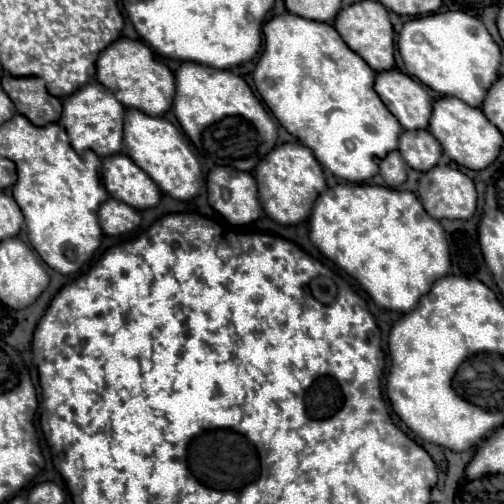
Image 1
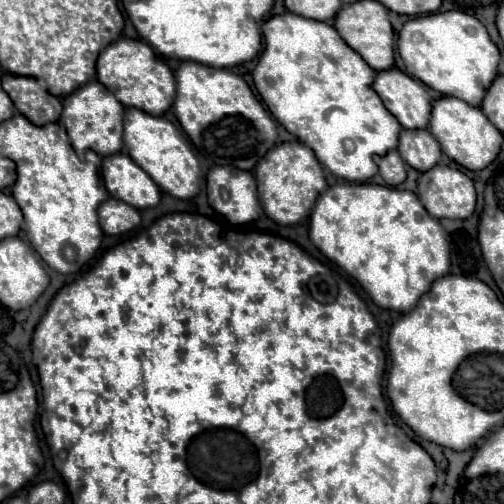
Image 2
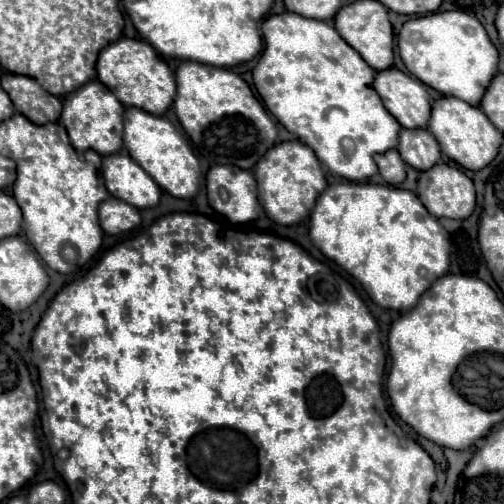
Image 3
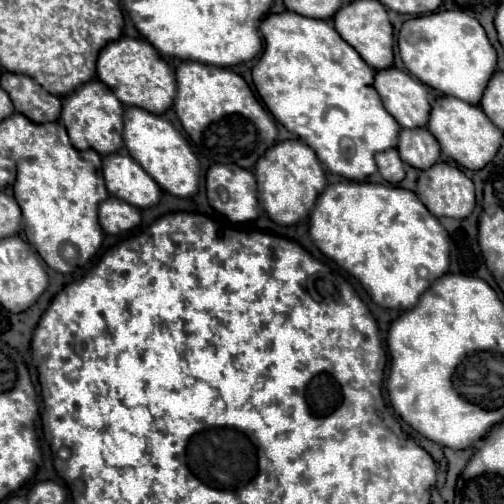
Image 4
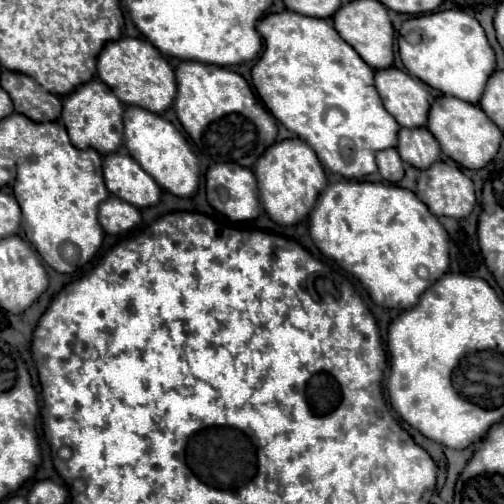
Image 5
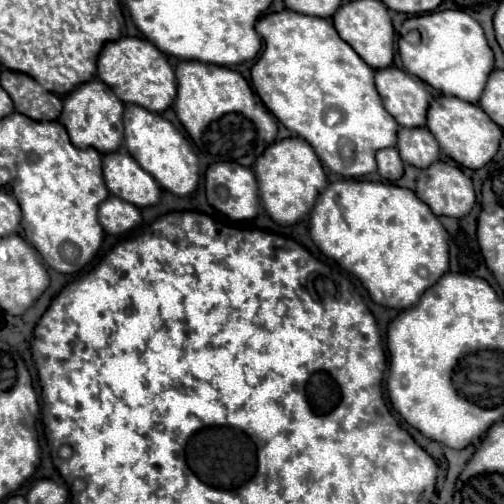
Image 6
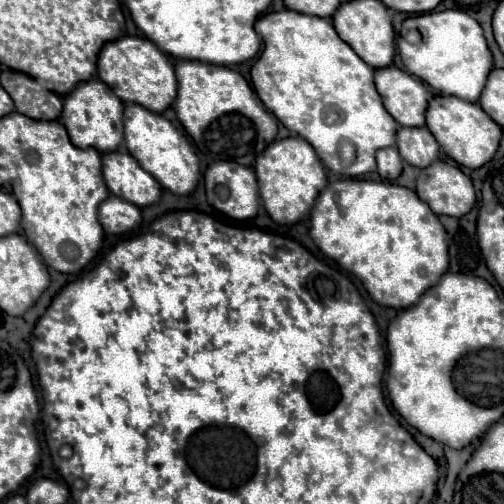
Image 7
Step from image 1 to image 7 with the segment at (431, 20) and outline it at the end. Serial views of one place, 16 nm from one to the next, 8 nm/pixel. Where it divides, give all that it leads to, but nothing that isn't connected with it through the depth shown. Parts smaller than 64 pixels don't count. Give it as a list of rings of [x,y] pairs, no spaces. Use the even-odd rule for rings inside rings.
[[[460,10],[426,12],[406,18],[398,34],[398,52],[410,74],[418,76],[422,82],[430,84],[442,94],[468,102],[478,102],[488,72],[494,66],[480,24]]]

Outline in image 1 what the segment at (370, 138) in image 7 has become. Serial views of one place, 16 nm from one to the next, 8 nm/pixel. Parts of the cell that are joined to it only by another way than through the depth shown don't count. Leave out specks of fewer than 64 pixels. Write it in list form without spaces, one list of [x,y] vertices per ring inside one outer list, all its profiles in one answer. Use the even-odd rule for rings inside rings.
[[[284,12],[270,18],[264,26],[264,52],[252,72],[256,90],[272,116],[304,146],[308,146],[316,160],[328,168],[334,176],[348,182],[364,182],[378,174],[374,158],[384,158],[390,150],[398,148],[398,136],[402,132],[400,122],[384,108],[380,96],[376,96],[372,84],[376,72],[352,50],[336,28],[326,22],[306,20],[302,16]]]

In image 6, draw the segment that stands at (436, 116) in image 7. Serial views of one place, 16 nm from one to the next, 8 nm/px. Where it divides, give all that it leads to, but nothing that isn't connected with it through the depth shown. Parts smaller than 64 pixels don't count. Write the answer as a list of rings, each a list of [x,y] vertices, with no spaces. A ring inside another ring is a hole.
[[[436,96],[430,102],[426,118],[428,118],[426,128],[436,136],[440,150],[452,160],[456,160],[460,166],[466,166],[472,170],[482,168],[498,152],[502,128],[496,122],[492,122],[490,116],[478,104],[460,100],[456,96]]]

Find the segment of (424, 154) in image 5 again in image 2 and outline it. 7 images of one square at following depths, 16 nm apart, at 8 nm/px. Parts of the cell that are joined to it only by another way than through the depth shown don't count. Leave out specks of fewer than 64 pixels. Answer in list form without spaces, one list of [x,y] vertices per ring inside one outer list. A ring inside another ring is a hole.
[[[424,128],[402,130],[398,152],[408,166],[420,172],[426,172],[428,168],[432,168],[440,160],[440,154],[442,154],[438,140]]]

